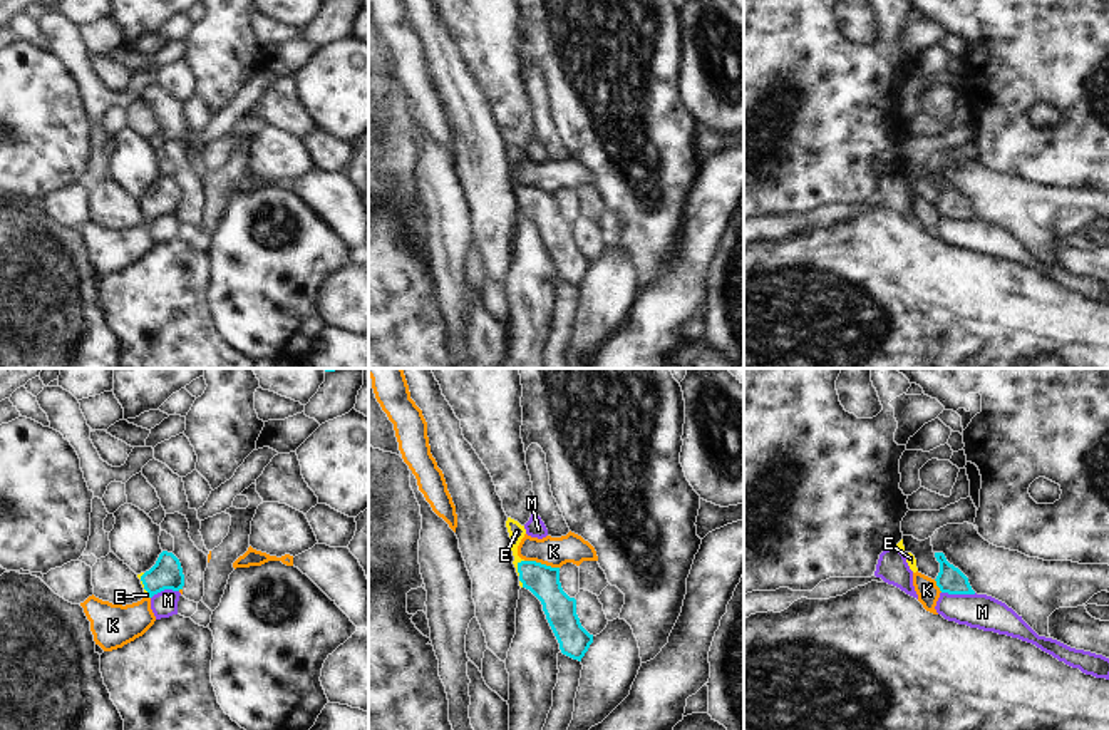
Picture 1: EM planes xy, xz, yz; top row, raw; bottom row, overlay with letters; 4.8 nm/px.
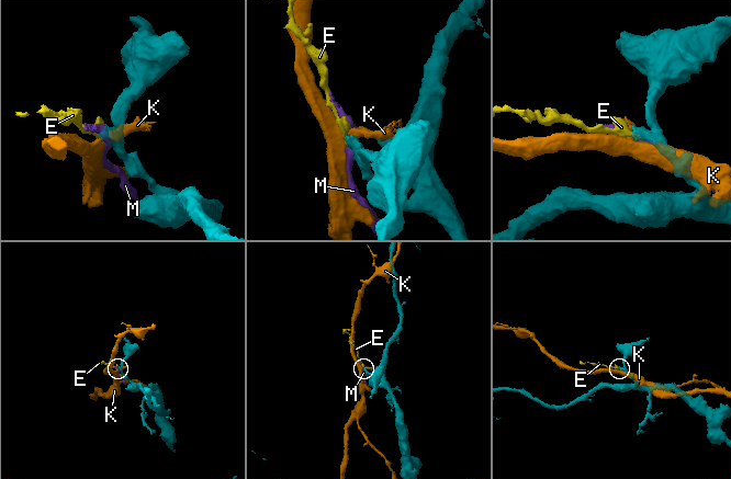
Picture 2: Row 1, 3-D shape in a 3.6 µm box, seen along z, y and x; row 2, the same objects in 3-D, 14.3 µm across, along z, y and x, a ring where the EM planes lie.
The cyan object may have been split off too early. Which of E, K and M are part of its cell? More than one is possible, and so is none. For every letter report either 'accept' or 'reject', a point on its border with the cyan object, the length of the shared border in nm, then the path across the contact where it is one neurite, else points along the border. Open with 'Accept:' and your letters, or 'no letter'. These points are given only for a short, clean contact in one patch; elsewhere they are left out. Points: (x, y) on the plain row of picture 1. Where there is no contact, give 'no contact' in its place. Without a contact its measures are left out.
Accept: E
E: accept; contact xz (518, 193); length 80 nm; way xz (543, 206), (518, 193), (515, 179), (516, 156)
K: reject; contact xz (540, 188); length 170 nm; border xz (525, 185), (558, 193)
M: reject; contact yz (959, 218); length 170 nm; border yz (942, 216), (975, 218)

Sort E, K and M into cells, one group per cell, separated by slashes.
E / K / M

